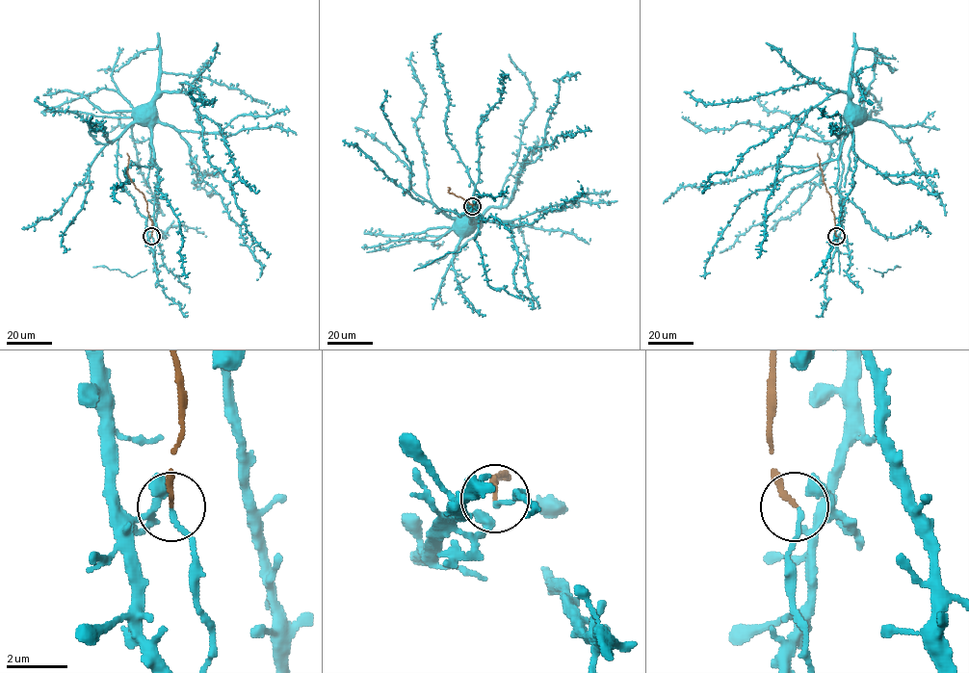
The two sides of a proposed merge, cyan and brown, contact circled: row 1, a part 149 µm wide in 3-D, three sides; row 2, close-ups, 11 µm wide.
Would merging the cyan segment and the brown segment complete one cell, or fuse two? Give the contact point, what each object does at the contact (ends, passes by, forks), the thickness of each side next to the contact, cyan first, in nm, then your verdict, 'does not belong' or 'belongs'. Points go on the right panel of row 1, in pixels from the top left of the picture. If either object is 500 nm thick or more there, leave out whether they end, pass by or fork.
at (836, 236); cyan forks there; brown ends there; 160 nm thick on the cyan side, 160 nm on the other; belongs

